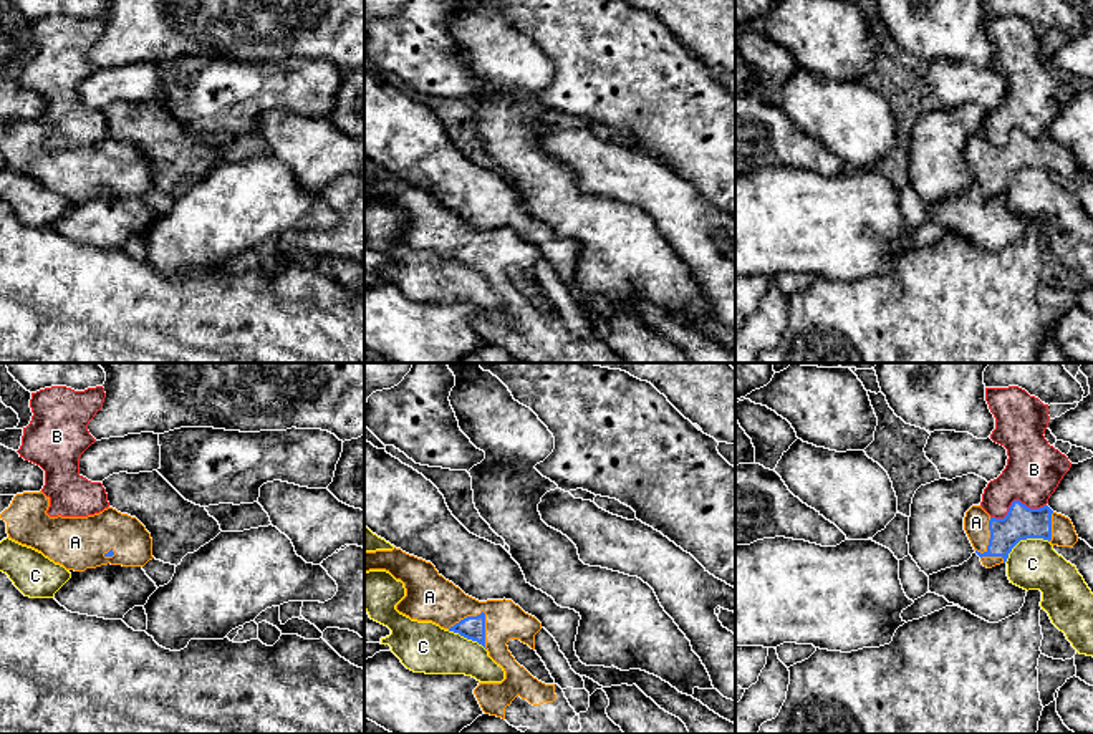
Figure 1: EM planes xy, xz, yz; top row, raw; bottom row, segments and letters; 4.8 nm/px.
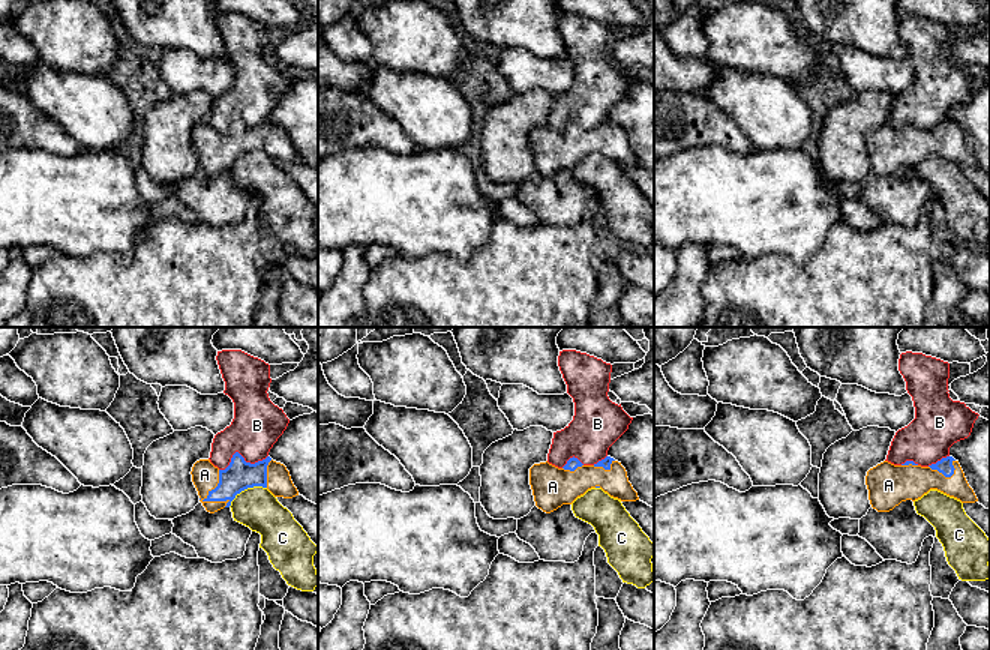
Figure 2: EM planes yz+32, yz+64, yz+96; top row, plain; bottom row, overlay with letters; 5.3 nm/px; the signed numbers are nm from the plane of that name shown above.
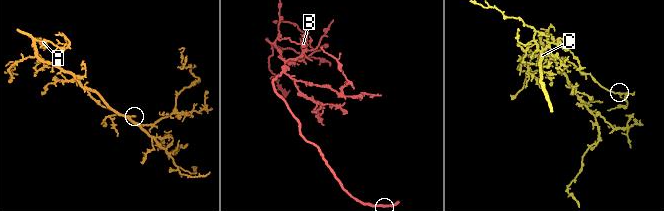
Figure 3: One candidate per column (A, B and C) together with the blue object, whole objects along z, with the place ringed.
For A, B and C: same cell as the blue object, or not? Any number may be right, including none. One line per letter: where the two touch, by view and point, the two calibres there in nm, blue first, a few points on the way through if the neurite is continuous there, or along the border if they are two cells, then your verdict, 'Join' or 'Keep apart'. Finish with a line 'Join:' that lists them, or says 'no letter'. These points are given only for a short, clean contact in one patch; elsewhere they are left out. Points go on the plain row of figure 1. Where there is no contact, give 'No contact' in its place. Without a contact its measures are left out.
A: Touches blue at xz (484, 242). Thickness 110 nm (blue) against 220 nm. Join
B: Touches blue at yz (1015, 130). Thickness 160 nm (blue) against 280 nm. Keep apart
C: Touches blue at yz (1024, 168). Thickness 160 nm (blue) against 240 nm. Boundary: yz (1049, 169), (1022, 168), (1004, 191). Keep apart
Join: A

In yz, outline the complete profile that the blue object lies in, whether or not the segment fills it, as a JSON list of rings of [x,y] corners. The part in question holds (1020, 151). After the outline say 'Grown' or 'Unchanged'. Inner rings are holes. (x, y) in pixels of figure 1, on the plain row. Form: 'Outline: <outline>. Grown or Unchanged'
Outline: [[[1014,129],[1004,147],[990,146],[972,134],[964,146],[964,159],[984,196],[1005,192],[1012,177],[1027,167],[1043,167],[1052,174],[1073,176],[1078,164],[1071,149],[1048,134],[1030,138]]]. Grown

